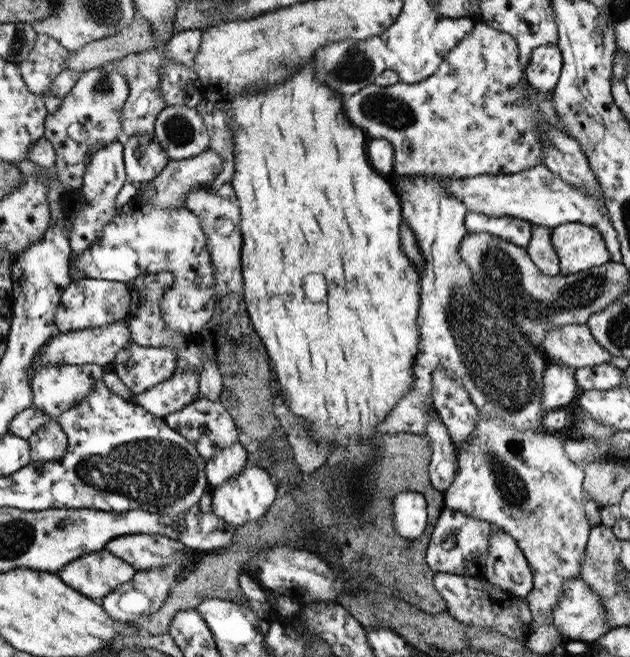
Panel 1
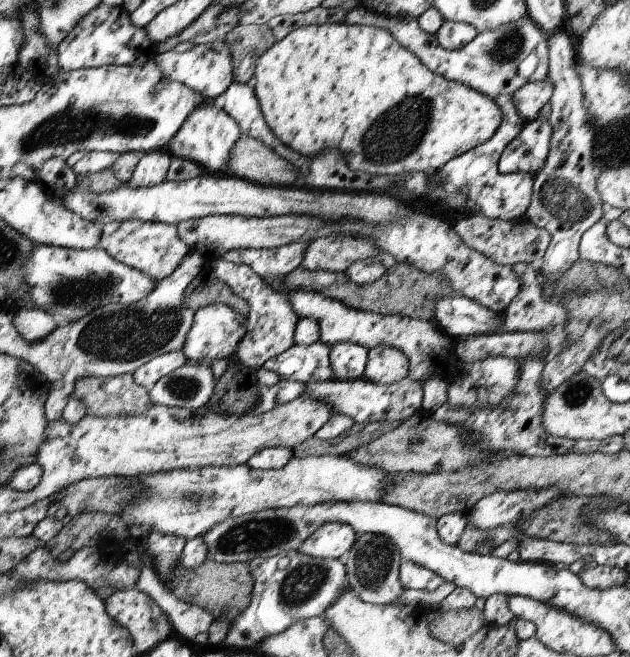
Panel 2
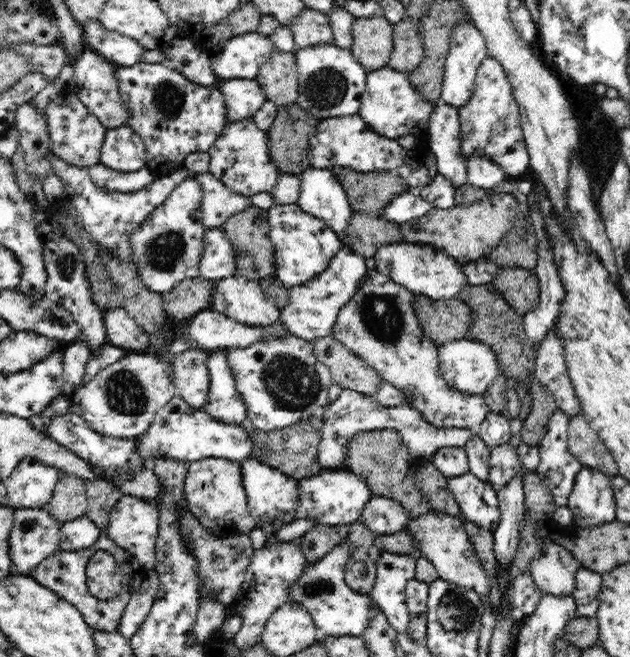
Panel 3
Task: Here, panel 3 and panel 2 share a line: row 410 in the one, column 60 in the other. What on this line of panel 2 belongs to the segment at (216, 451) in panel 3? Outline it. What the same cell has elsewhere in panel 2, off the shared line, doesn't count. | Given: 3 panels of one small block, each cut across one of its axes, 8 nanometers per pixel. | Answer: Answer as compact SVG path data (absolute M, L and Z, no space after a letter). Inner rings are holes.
M49 158L37 172L36 181L48 197L62 204L67 193L77 188L77 174L68 166L67 161Z

